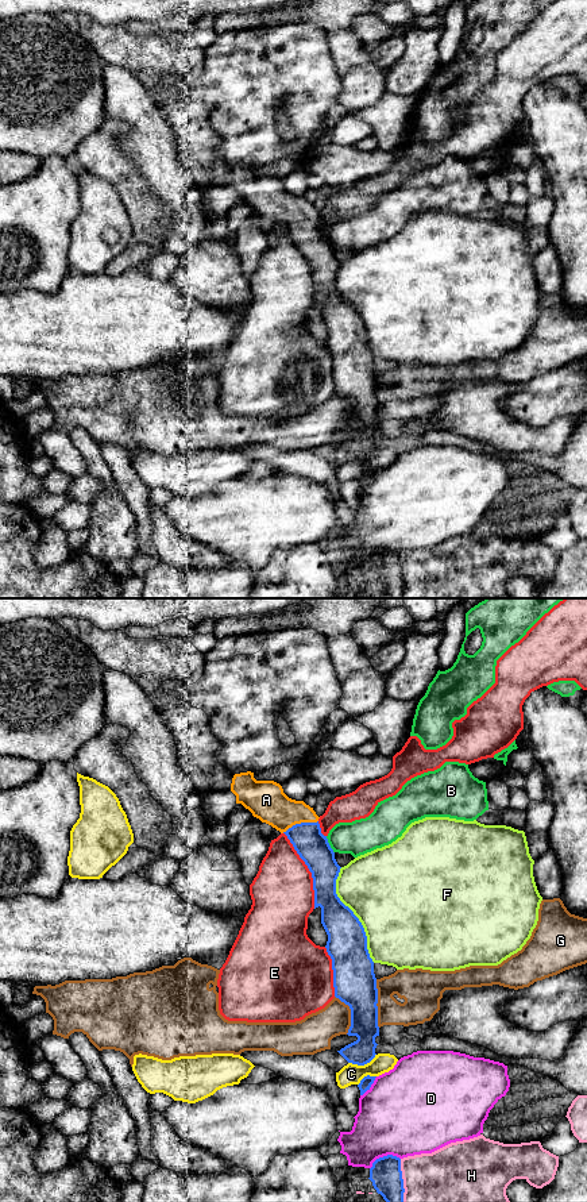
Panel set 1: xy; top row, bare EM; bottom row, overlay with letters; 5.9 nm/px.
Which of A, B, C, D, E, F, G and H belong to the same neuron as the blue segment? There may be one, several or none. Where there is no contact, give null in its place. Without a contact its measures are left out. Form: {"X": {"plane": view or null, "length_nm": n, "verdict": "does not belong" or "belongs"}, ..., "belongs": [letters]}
{"A": {"plane": "xy", "length_nm": 220, "verdict": "belongs"}, "B": {"plane": "xy", "length_nm": 120, "verdict": "does not belong"}, "C": {"plane": "xy", "length_nm": 180, "verdict": "does not belong"}, "D": {"plane": "xy", "length_nm": 200, "verdict": "does not belong"}, "E": {"plane": "xy", "length_nm": 500, "verdict": "does not belong"}, "F": {"plane": "xy", "length_nm": 600, "verdict": "does not belong"}, "G": {"plane": "xy", "length_nm": 280, "verdict": "does not belong"}, "H": {"plane": "xy", "length_nm": 260, "verdict": "does not belong"}, "belongs": ["A"]}

